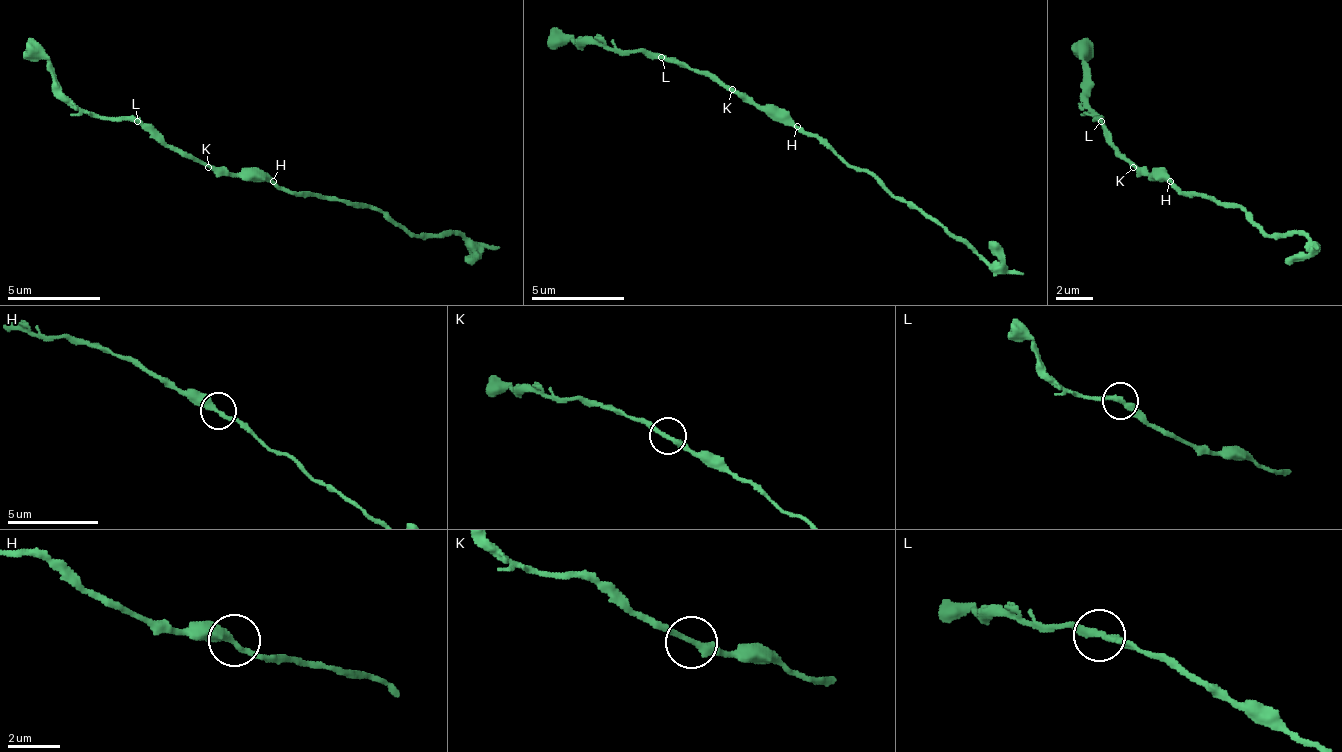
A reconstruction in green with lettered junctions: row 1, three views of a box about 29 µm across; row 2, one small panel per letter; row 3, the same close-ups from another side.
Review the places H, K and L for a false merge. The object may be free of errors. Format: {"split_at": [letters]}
{"split_at": ["L"]}

